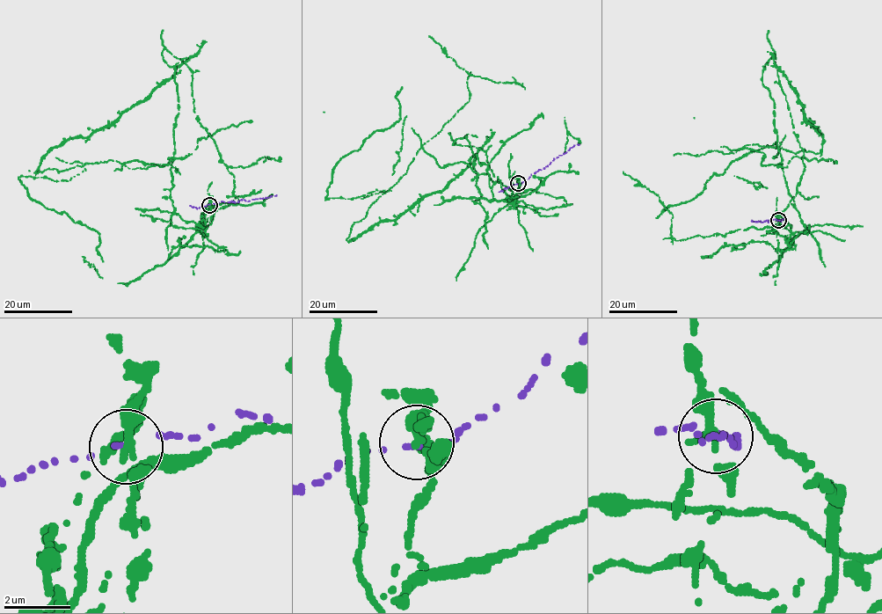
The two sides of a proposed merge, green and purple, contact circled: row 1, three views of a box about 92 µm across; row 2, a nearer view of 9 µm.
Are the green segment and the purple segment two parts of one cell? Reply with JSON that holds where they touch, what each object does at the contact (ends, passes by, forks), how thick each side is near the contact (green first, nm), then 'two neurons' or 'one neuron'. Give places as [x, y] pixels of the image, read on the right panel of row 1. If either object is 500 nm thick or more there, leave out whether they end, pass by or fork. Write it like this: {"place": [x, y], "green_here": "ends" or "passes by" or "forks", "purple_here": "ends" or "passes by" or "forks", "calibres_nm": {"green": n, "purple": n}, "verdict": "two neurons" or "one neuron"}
{"place": [778, 220], "green_here": "passes by", "purple_here": "ends", "calibres_nm": {"green": 260, "purple": 110}, "verdict": "two neurons"}

